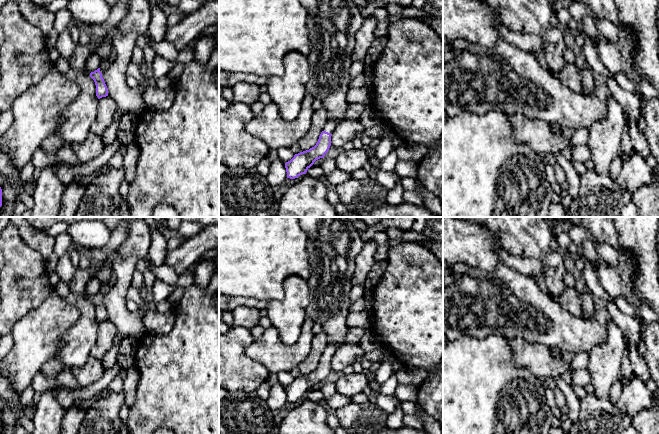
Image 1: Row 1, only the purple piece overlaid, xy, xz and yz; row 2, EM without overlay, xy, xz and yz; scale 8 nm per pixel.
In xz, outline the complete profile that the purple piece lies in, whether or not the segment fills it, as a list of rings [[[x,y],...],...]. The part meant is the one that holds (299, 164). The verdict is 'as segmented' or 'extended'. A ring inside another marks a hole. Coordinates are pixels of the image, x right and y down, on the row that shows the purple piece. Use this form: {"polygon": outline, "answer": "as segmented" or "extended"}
{"polygon": [[[329,119],[321,132],[316,145],[309,150],[295,154],[294,157],[285,163],[287,178],[295,179],[307,170],[320,158],[323,158],[331,146],[331,135],[338,122]]], "answer": "extended"}

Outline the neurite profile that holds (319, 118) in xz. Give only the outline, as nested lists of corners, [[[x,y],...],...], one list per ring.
[[[323,107],[314,111],[311,119],[311,128],[291,147],[294,155],[309,150],[316,145],[319,136],[328,120],[329,118],[327,111]]]

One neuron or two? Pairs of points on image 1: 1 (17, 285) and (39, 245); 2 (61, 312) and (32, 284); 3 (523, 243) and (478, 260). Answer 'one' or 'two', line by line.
1: two
2: two
3: two

